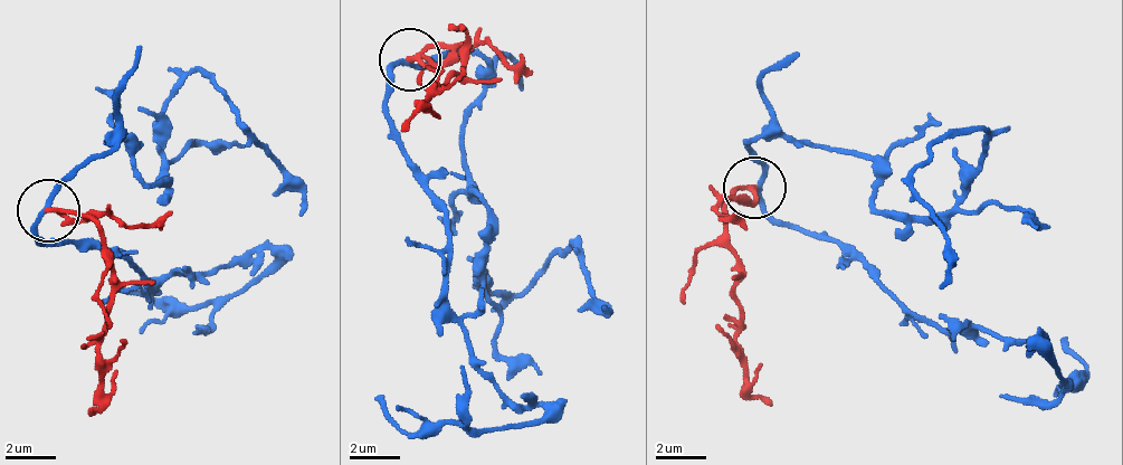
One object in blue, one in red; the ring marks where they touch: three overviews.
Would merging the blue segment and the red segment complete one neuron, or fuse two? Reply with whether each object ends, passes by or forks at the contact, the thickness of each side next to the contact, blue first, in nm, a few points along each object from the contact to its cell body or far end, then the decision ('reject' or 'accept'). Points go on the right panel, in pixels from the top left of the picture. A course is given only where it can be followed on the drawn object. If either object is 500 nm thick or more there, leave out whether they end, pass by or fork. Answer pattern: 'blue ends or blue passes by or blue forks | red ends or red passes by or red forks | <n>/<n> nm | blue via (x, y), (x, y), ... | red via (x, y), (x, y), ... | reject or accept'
blue passes by | red forks | 190/120 nm | blue via (755, 187), (755, 140), (793, 134), (863, 152), (885, 217), (934, 219), (987, 132), (913, 172), (939, 290) | red via (755, 187), (736, 193), (726, 216), (736, 261), (745, 391), (772, 408) | reject

